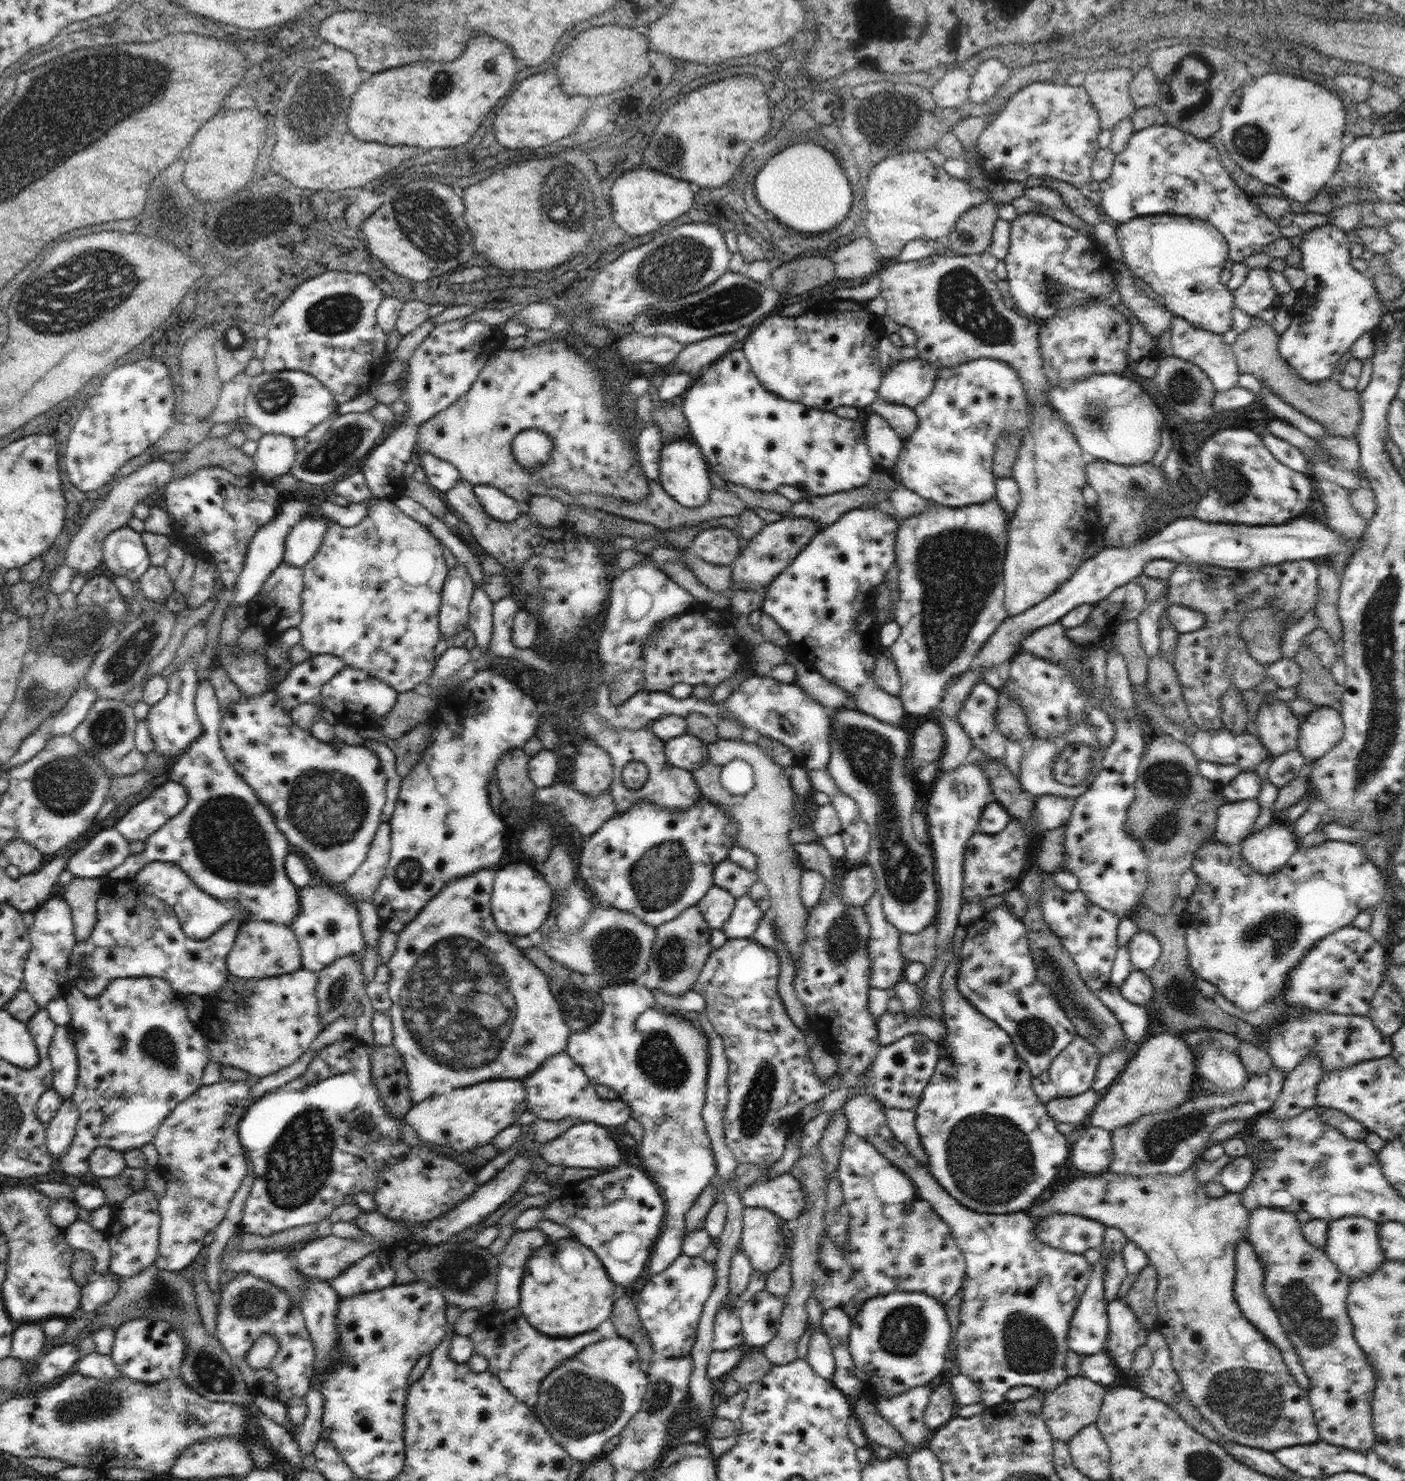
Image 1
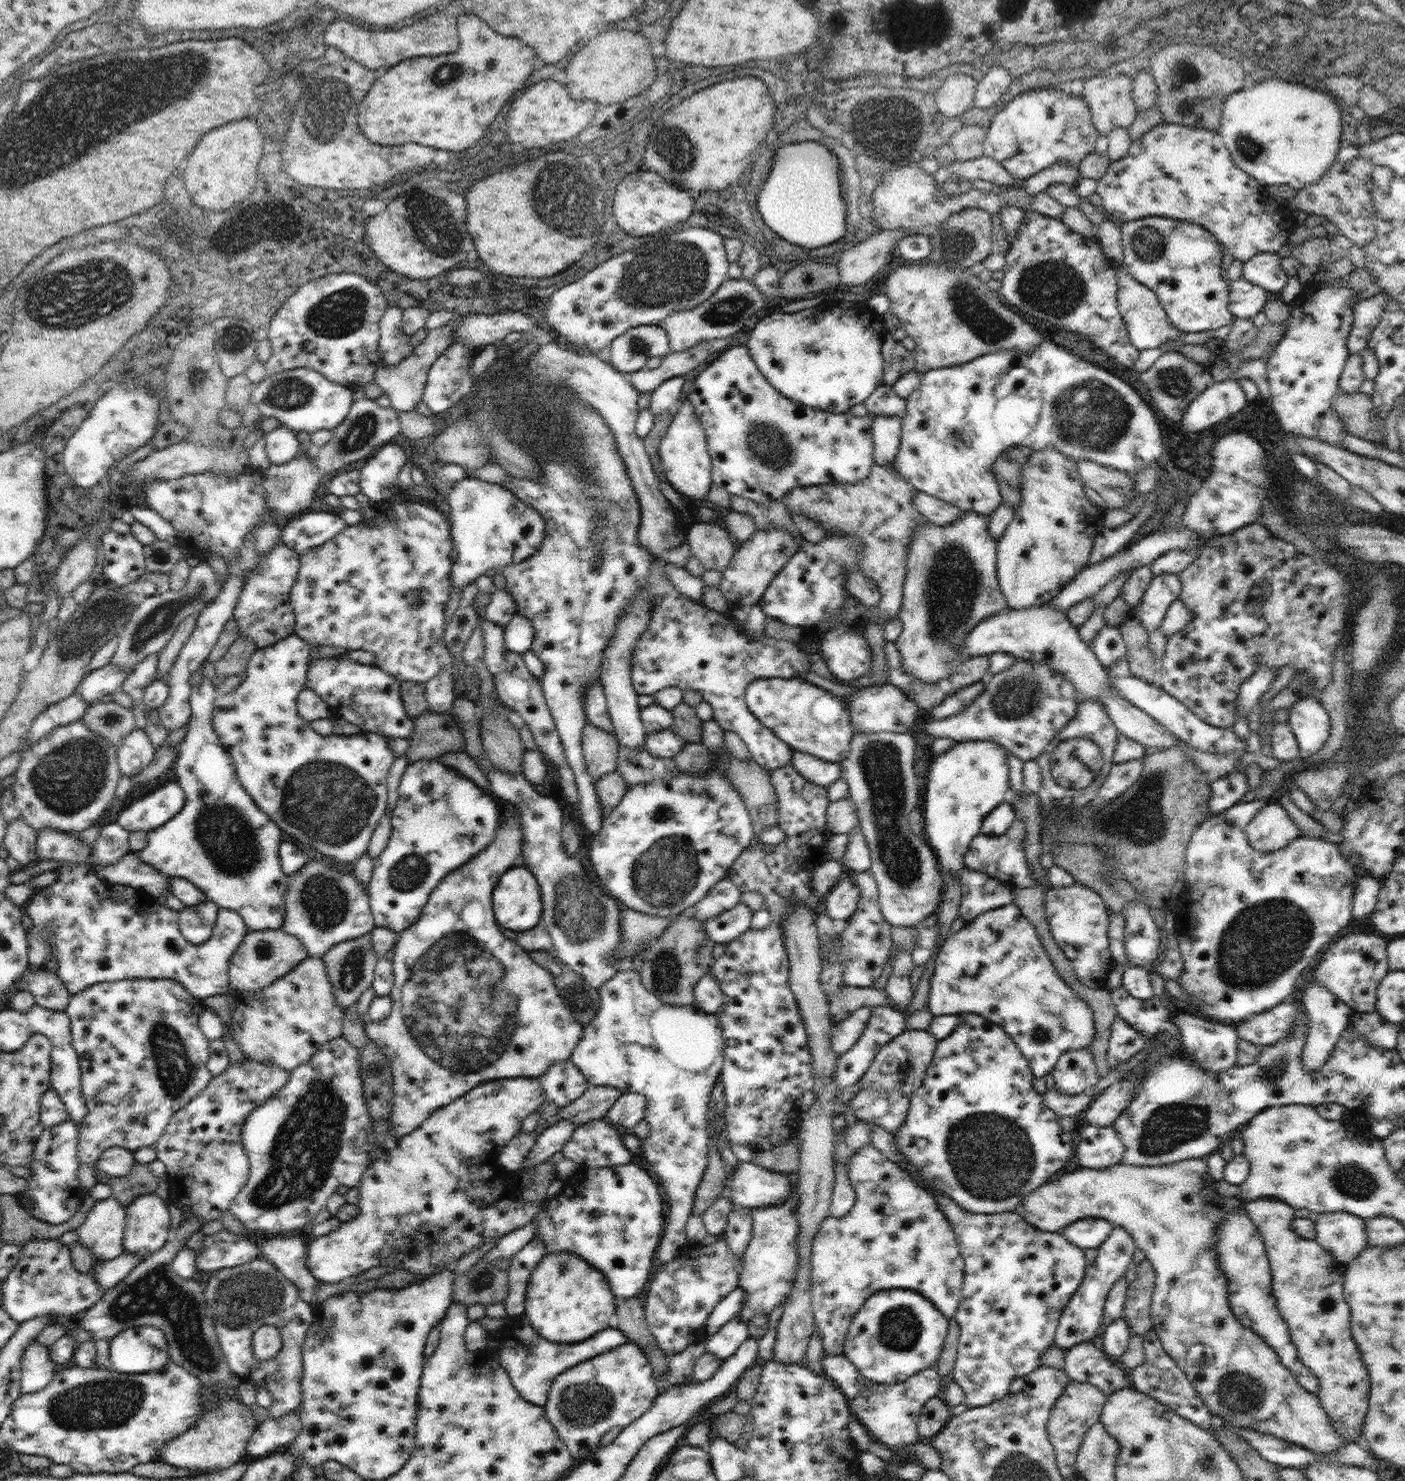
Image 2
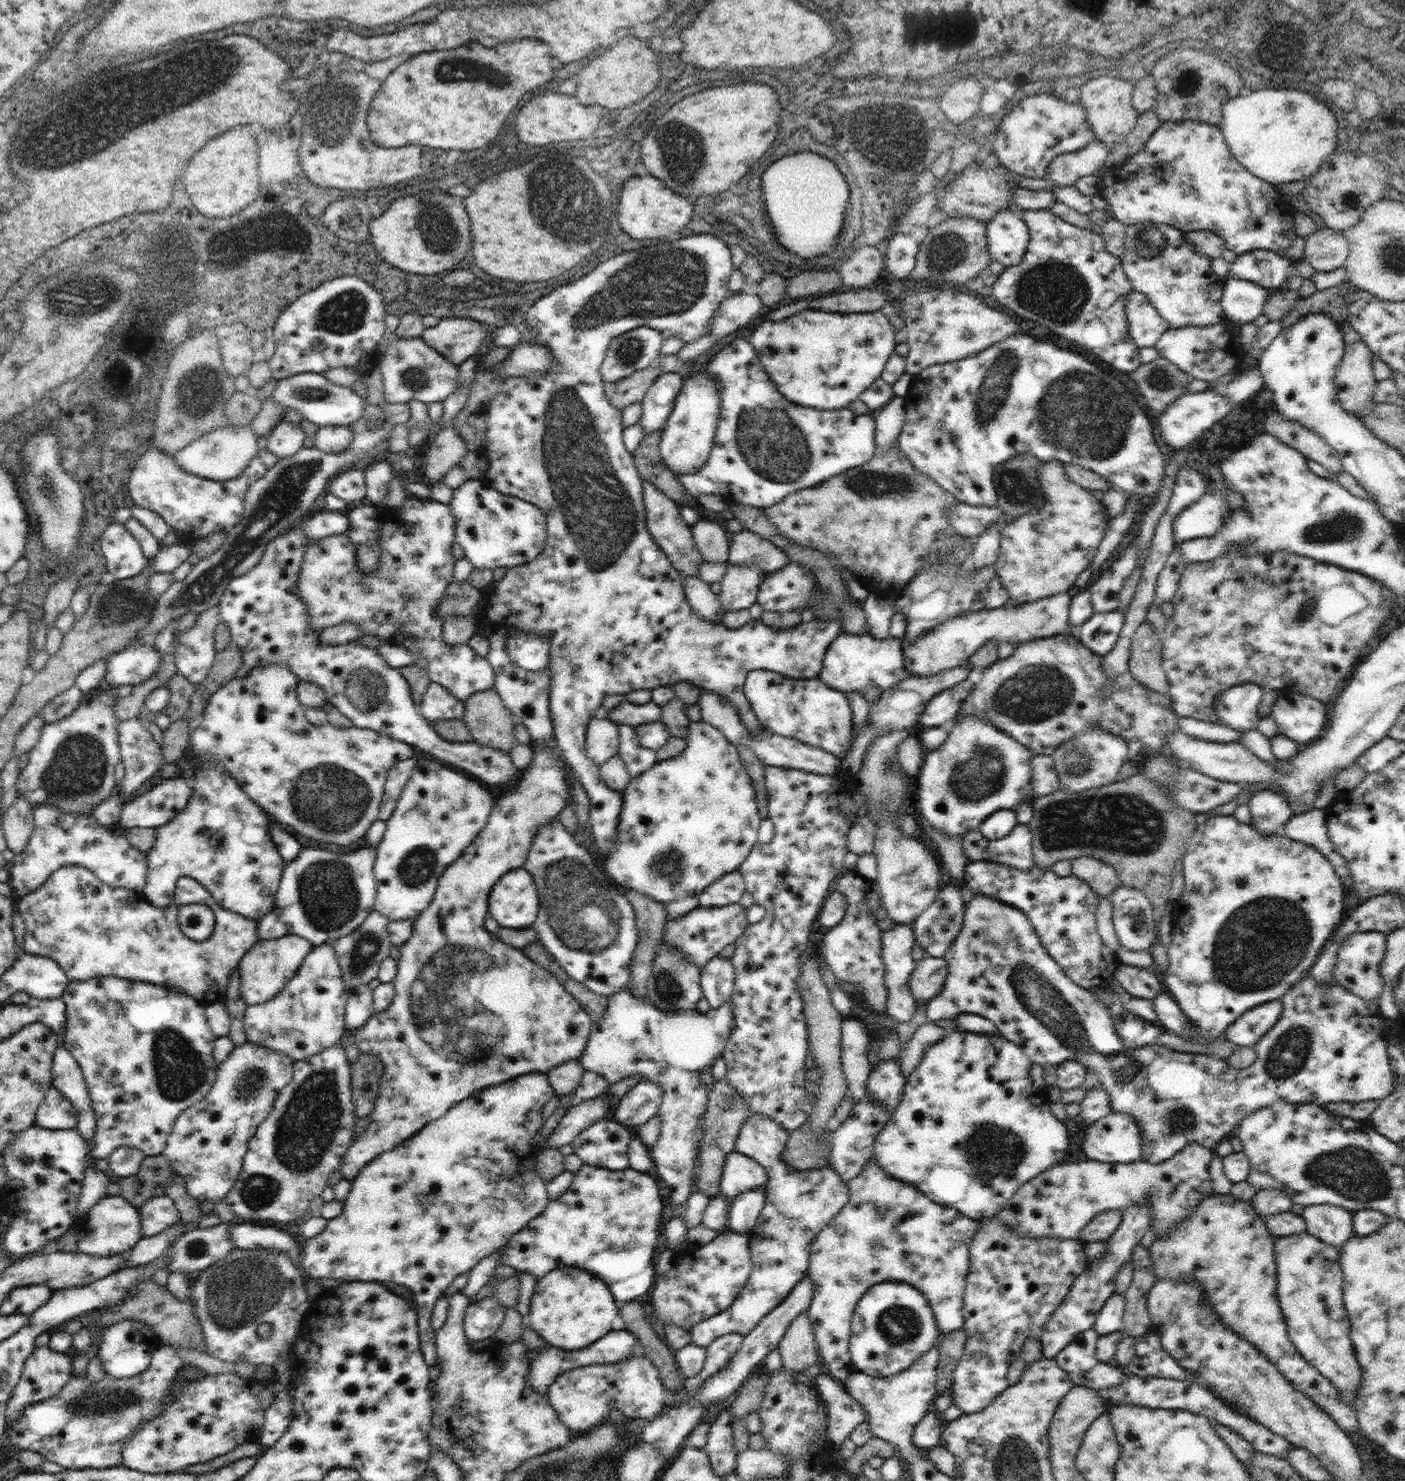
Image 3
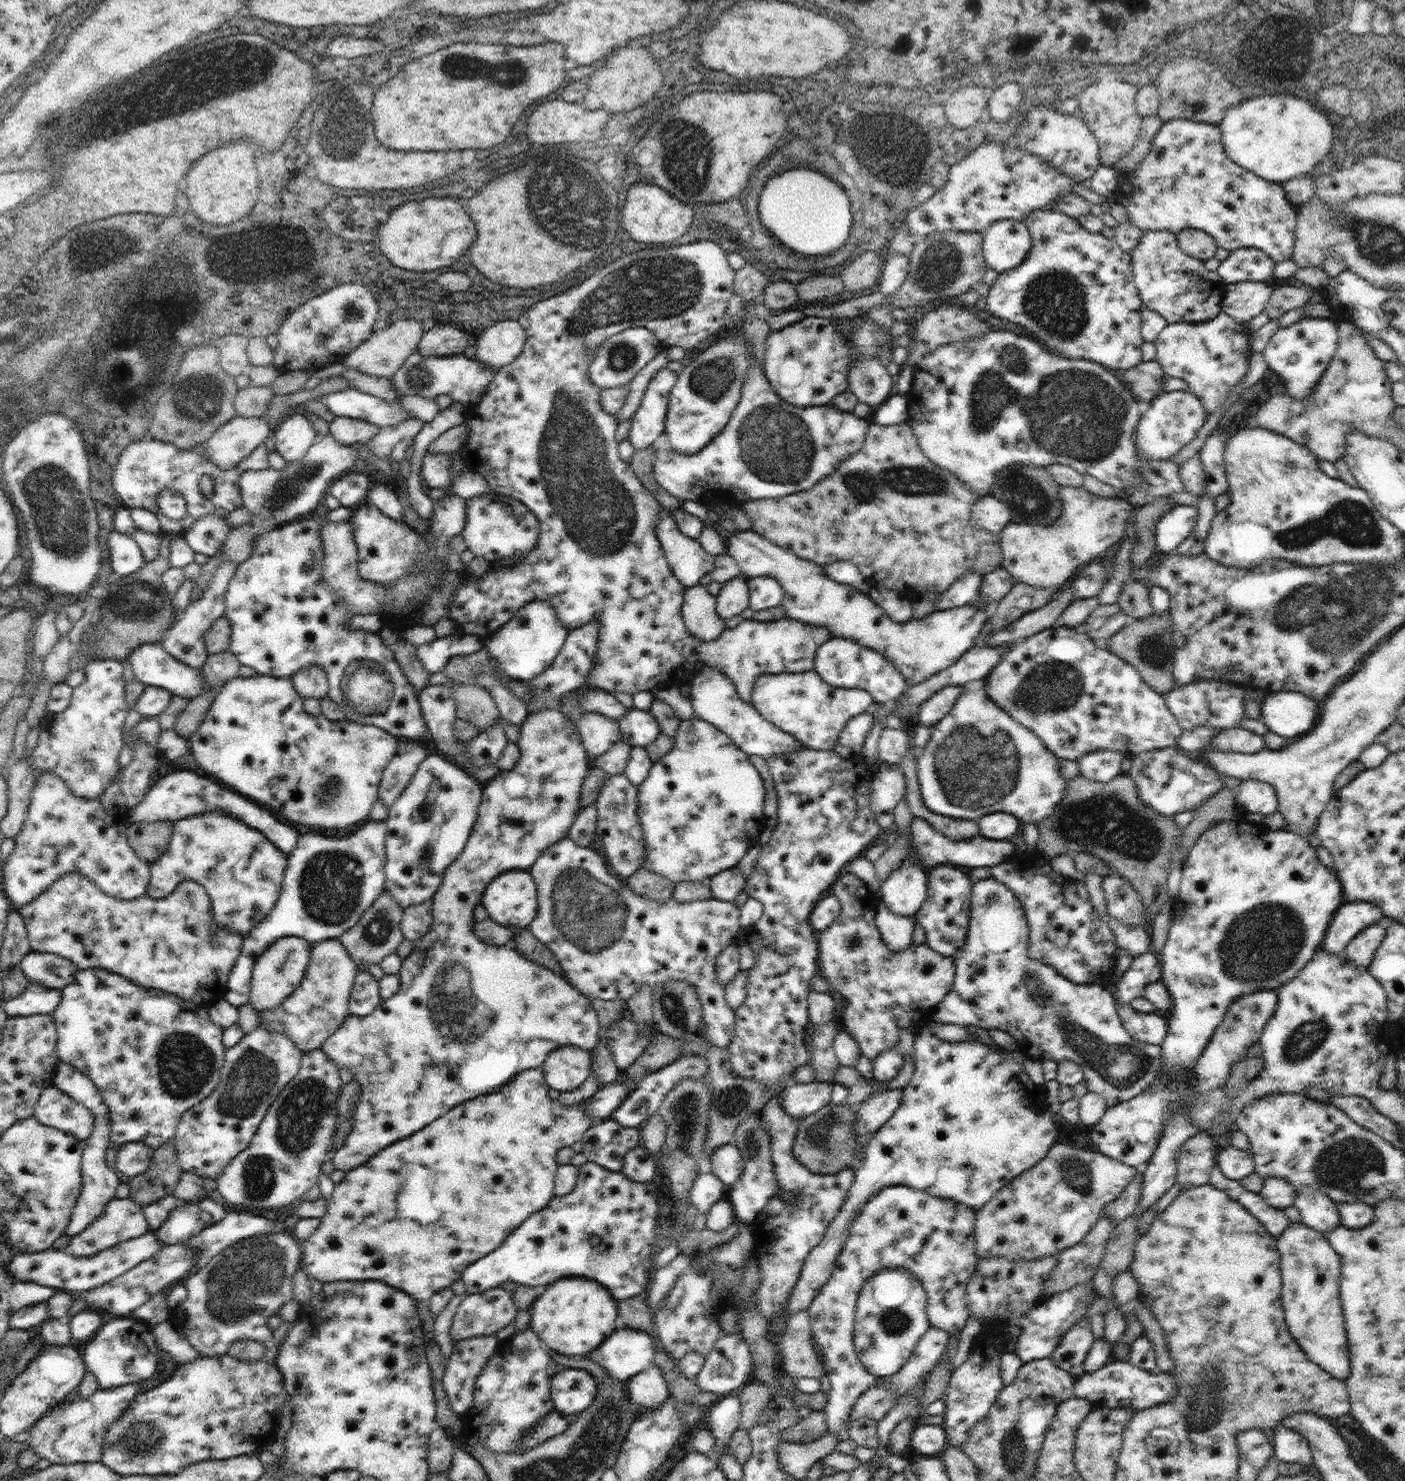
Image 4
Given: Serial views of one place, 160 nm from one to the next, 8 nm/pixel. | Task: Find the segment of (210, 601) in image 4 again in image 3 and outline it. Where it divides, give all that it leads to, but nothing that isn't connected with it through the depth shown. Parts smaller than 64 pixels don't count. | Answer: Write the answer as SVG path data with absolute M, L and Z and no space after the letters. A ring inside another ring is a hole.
M219 607L198 614L192 629L175 637L173 645L176 672L195 685L207 678L215 660L214 634L220 622Z

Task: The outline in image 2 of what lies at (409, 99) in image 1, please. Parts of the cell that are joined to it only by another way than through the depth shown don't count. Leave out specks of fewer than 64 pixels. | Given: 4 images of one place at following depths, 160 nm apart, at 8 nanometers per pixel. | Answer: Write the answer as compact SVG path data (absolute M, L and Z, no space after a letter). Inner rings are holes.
M460 12L457 16L457 26L459 31L459 47L456 52L450 54L441 54L440 56L416 56L400 61L398 64L388 68L386 73L374 81L366 96L360 103L360 112L358 112L358 125L362 130L365 138L374 145L382 146L398 146L404 142L416 142L416 144L426 144L432 148L446 148L446 150L466 150L472 144L476 144L476 140L480 140L488 126L494 122L496 114L500 112L500 108L506 104L508 98L514 96L516 90L520 90L524 86L524 82L531 78L532 62L534 62L534 50L527 44L524 44L519 38L514 36L508 37L495 31L485 20L478 18L474 13Z

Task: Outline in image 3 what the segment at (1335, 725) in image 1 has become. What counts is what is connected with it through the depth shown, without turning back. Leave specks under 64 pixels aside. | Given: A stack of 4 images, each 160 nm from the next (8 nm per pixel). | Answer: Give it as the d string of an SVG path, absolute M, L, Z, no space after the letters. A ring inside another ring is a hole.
M1299 692L1278 696L1270 716L1276 721L1280 734L1301 746L1322 736L1327 724L1325 703Z

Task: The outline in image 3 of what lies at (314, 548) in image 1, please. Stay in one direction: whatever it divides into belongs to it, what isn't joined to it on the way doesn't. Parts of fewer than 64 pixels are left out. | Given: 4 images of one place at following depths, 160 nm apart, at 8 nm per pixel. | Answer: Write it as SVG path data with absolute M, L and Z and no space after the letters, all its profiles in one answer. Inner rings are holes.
M324 508L318 514L308 516L300 527L301 532L314 542L331 534L346 533L349 529L349 518L338 511Z

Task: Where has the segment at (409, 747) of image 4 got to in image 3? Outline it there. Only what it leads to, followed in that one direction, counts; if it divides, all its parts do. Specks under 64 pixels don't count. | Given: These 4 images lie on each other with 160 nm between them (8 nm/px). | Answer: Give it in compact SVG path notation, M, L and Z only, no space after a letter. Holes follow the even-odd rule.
M416 756L407 758L406 760L399 760L388 771L385 782L385 793L383 794L379 808L379 818L384 822L392 816L399 796L415 769L417 760L418 758Z

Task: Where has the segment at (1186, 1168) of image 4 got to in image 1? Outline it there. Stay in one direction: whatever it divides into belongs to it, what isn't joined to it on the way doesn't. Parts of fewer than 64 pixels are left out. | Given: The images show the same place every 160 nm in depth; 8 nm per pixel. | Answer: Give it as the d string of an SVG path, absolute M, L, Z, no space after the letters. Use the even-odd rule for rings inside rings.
M1195 1161L1184 1172L1172 1176L1171 1174L1159 1174L1158 1176L1134 1176L1133 1174L1114 1174L1109 1169L1090 1176L1078 1177L1066 1186L1062 1187L1052 1198L1040 1201L1040 1204L1030 1206L1028 1214L1036 1220L1048 1218L1050 1214L1072 1214L1090 1218L1109 1227L1120 1229L1128 1241L1135 1242L1149 1258L1151 1268L1155 1269L1157 1276L1157 1291L1155 1294L1155 1303L1157 1306L1157 1321L1155 1329L1162 1333L1166 1339L1168 1348L1171 1352L1171 1361L1174 1370L1178 1373L1183 1390L1192 1404L1198 1409L1198 1412L1223 1436L1225 1440L1234 1441L1241 1445L1261 1448L1274 1453L1277 1450L1289 1446L1312 1444L1319 1440L1318 1427L1314 1418L1314 1411L1309 1401L1309 1391L1304 1390L1290 1369L1283 1361L1280 1350L1276 1348L1273 1342L1270 1342L1245 1316L1240 1310L1236 1297L1234 1296L1234 1287L1237 1276L1236 1268L1236 1249L1237 1244L1246 1237L1249 1225L1249 1211L1244 1207L1241 1201L1241 1193L1231 1193L1229 1195L1214 1198L1208 1196L1205 1191L1205 1185L1196 1179L1198 1161Z

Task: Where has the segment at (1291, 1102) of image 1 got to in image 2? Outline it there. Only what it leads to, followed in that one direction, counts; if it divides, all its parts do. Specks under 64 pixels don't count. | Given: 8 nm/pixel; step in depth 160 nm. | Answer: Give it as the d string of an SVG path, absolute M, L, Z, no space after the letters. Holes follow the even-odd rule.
M1313 980L1310 983L1304 993L1302 993L1302 996L1300 996L1300 999L1309 1018L1309 1029L1302 1051L1301 1061L1303 1068L1308 1073L1312 1073L1312 1071L1316 1071L1316 1069L1320 1069L1321 1066L1326 1064L1338 1039L1347 1029L1350 1015L1354 1011L1341 1000L1338 1000L1333 992L1330 992L1325 986L1317 982L1317 980Z

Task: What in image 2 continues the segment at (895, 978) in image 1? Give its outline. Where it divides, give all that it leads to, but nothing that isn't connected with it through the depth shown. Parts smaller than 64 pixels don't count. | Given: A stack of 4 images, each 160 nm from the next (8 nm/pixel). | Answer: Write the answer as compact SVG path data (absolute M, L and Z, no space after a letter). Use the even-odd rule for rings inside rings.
M870 870L862 873L849 872L851 879L860 886L860 898L856 910L843 923L841 928L841 961L845 966L843 977L848 987L872 987L873 982L881 976L883 967L891 958L894 950L891 924L885 920L879 903L879 890L876 879Z

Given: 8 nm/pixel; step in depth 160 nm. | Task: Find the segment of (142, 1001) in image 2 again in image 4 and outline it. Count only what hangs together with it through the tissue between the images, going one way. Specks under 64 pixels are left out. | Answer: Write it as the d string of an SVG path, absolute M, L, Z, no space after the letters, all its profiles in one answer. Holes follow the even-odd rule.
M104 969L79 970L75 974L74 982L67 984L61 990L61 993L60 1004L52 1014L57 1028L56 1054L59 1061L74 1065L76 1070L80 1070L84 1076L90 1078L90 1081L102 1094L102 1099L106 1102L108 1113L110 1113L110 1146L119 1149L126 1143L140 1142L145 1143L150 1149L156 1151L164 1143L173 1139L184 1112L208 1098L214 1088L218 1086L226 1050L223 1045L223 1028L220 1028L212 1021L208 1022L208 1024L200 1025L200 1020L204 1020L206 1017L206 1010L202 1007L197 1007L194 1002L183 1001L170 993L162 993L154 989L136 986L127 978Z

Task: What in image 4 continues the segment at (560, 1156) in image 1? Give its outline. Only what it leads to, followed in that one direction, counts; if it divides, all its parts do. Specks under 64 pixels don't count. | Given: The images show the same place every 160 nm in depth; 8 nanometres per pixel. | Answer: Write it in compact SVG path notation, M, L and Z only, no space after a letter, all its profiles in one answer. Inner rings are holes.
M612 1118L597 1122L582 1136L583 1154L588 1161L620 1172L624 1155L641 1143L640 1128L628 1128Z

